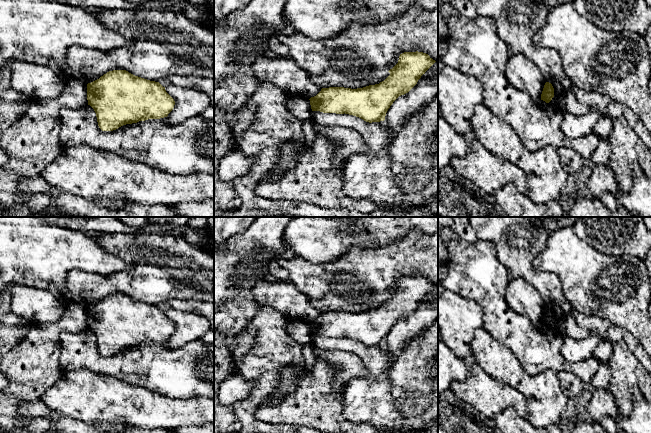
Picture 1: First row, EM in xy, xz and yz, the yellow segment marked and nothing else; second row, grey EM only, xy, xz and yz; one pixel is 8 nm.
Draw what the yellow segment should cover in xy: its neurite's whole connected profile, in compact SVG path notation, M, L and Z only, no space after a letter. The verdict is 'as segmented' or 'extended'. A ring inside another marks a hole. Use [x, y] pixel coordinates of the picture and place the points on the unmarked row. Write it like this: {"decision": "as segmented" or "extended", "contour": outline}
{"decision": "as segmented", "contour": "M126 294L109 295L87 308L87 324L102 355L167 341L175 325L159 306L150 305Z"}

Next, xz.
{"decision": "as segmented", "contour": "M404 276L400 278L398 287L388 295L390 299L384 305L357 313L344 311L322 312L316 320L309 323L311 333L323 337L345 337L359 341L369 347L384 345L386 337L393 326L399 320L408 317L435 286L428 278L423 276Z"}

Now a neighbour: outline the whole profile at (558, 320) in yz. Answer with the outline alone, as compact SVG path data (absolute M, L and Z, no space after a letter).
M554 313L554 321L549 326L551 329L559 331L564 321L564 317L558 316Z

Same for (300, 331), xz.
M285 319L286 330L289 336L300 344L310 344L311 342L311 329L310 324L303 321L292 321Z

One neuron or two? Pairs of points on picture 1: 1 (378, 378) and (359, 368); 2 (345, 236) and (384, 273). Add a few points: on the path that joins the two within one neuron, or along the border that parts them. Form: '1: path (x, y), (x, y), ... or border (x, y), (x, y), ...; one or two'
1: border (353, 353), (366, 373), (353, 377), (346, 385); two
2: border (377, 245), (366, 247), (352, 245), (336, 259); two

